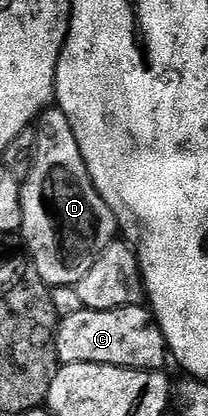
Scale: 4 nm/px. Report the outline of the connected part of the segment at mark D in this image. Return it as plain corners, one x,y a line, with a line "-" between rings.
58,106
44,108
37,117
35,157
27,179
21,184
21,210
21,237
23,236
24,242
27,243
27,252
35,263
34,275
48,286
78,285
79,280
89,274
100,249
112,243
114,236
111,235
116,235
117,225
113,210
99,197
99,191
91,181
91,175
85,166
81,146
77,146
77,138
73,138
69,118
65,118

